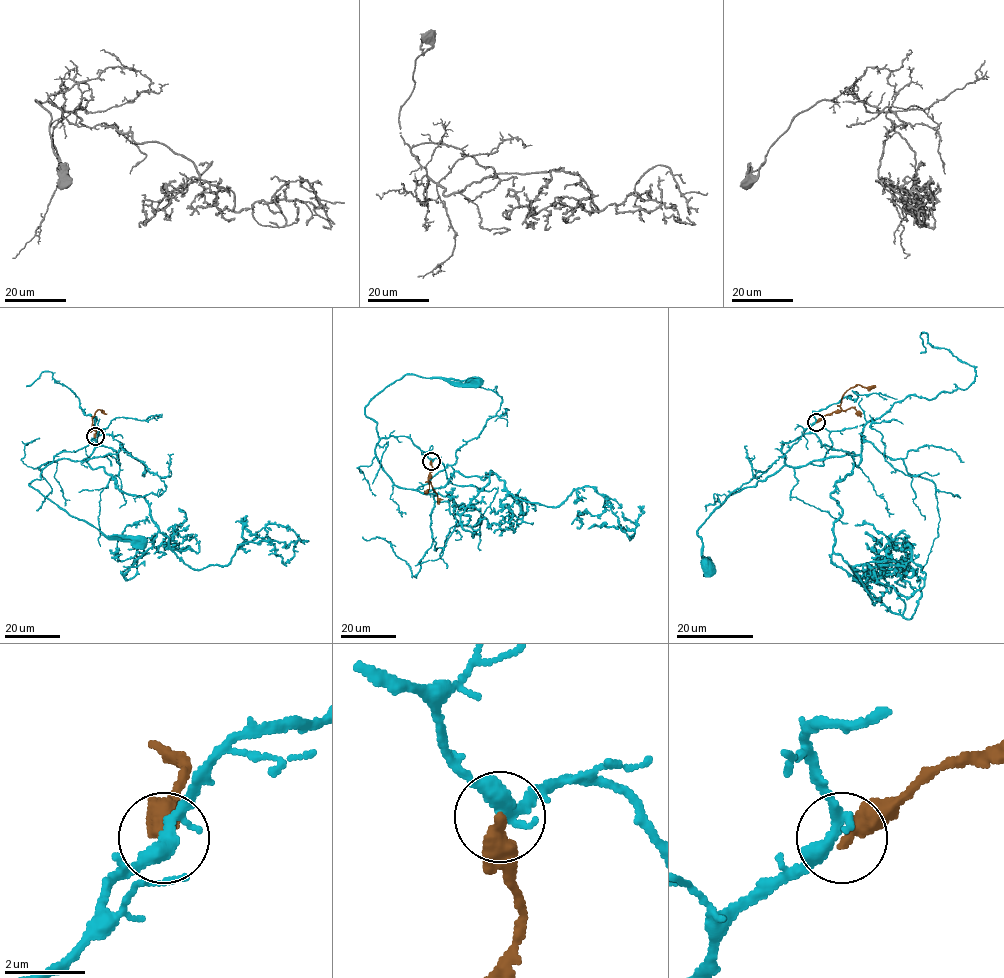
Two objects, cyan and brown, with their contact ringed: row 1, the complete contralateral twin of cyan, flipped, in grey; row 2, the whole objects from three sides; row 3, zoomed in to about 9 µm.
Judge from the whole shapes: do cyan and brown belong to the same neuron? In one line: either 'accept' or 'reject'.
reject

